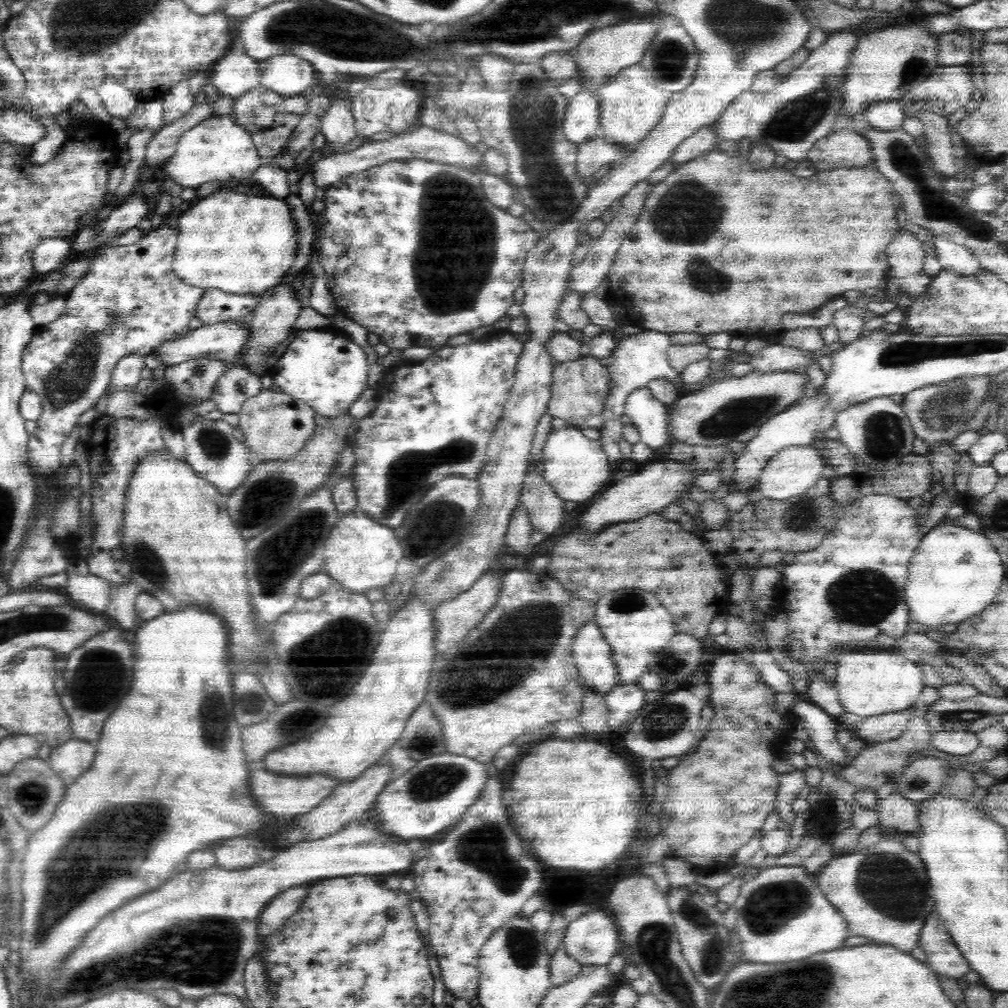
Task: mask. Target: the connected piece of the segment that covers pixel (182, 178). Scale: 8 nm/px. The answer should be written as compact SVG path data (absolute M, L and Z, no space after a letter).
M212 116L187 130L175 144L175 153L159 170L168 174L176 184L186 188L198 188L206 182L228 180L228 178L246 178L263 165L259 152L254 147L250 133L238 126L230 116Z

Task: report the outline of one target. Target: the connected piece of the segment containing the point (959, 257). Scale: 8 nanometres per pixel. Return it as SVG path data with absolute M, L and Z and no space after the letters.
M933 235L932 241L937 252L937 259L943 269L958 271L964 277L973 277L984 269L976 260L974 253L965 246L956 244L940 235Z

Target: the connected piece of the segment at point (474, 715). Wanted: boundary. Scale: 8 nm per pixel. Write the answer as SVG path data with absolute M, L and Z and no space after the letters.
M507 568L503 574L503 586L499 590L498 600L496 604L488 610L485 617L482 618L482 622L470 630L466 636L457 643L457 645L451 646L449 650L439 654L437 660L432 666L432 674L430 674L430 680L428 682L428 690L424 701L430 703L434 715L440 719L442 723L442 733L444 733L444 747L446 751L452 754L459 754L464 756L470 756L478 762L490 762L492 756L494 756L498 750L503 746L512 744L514 738L518 738L520 734L526 734L526 732L532 732L535 730L538 732L541 728L548 726L548 724L558 722L558 720L575 720L580 716L582 712L582 703L584 700L584 694L588 689L582 683L581 674L576 670L576 666L573 662L572 655L572 642L574 642L574 636L578 634L578 630L586 624L586 622L595 622L595 602L590 599L574 598L570 593L565 590L565 587L558 581L550 576L548 573L534 573L529 569L516 569Z

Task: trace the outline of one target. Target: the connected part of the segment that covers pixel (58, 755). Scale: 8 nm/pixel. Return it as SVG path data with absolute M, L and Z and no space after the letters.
M70 739L53 747L46 762L64 784L70 786L77 776L90 768L96 749L95 742Z

